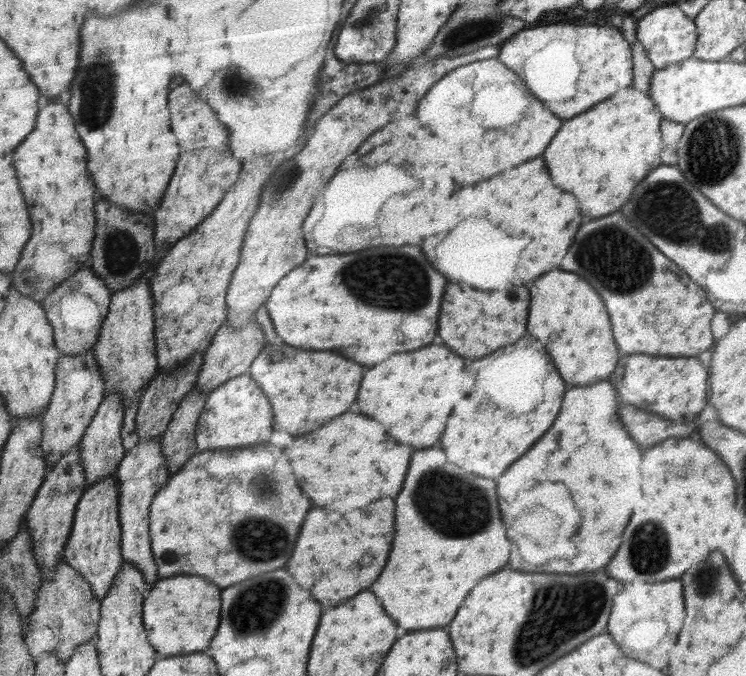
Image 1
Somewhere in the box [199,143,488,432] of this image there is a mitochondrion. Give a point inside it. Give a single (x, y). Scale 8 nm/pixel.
(407, 286)

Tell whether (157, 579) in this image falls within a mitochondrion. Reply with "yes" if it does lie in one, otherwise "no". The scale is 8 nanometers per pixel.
no

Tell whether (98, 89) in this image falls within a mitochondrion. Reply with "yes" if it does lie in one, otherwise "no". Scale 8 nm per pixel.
yes

